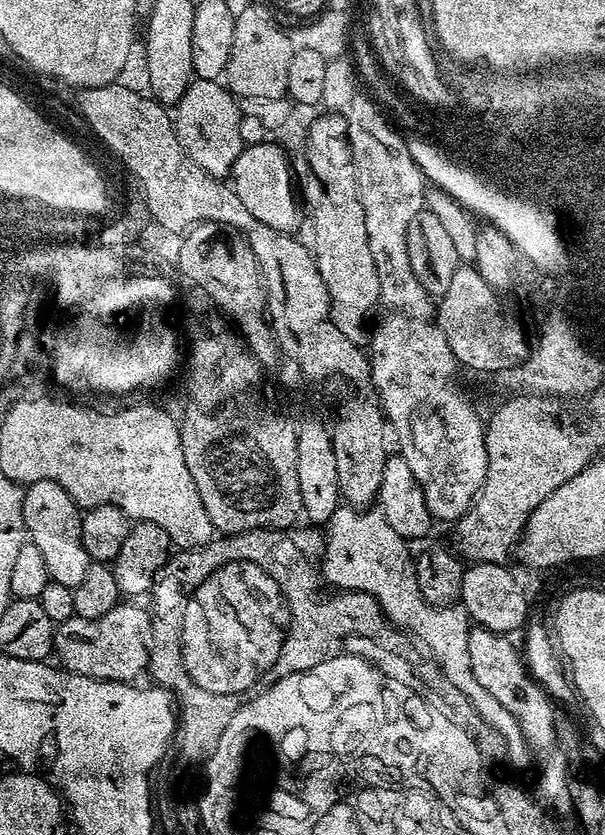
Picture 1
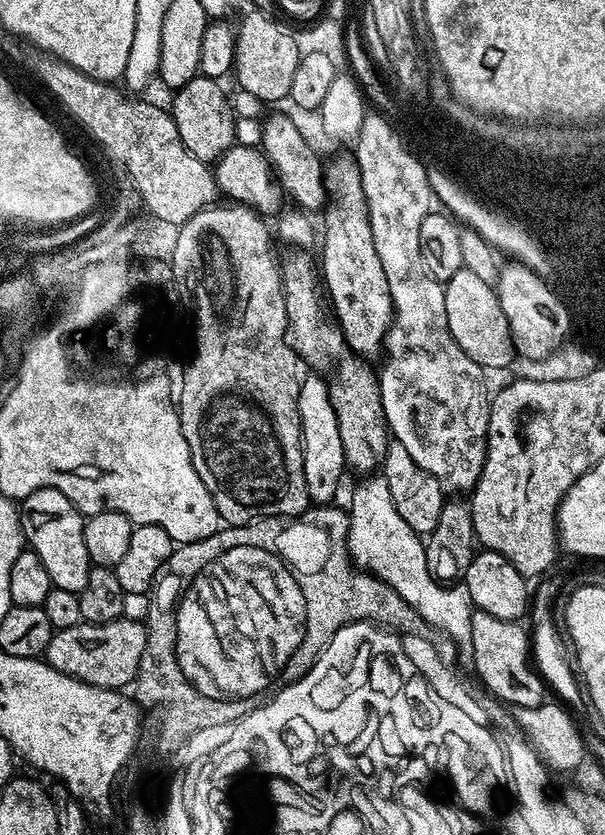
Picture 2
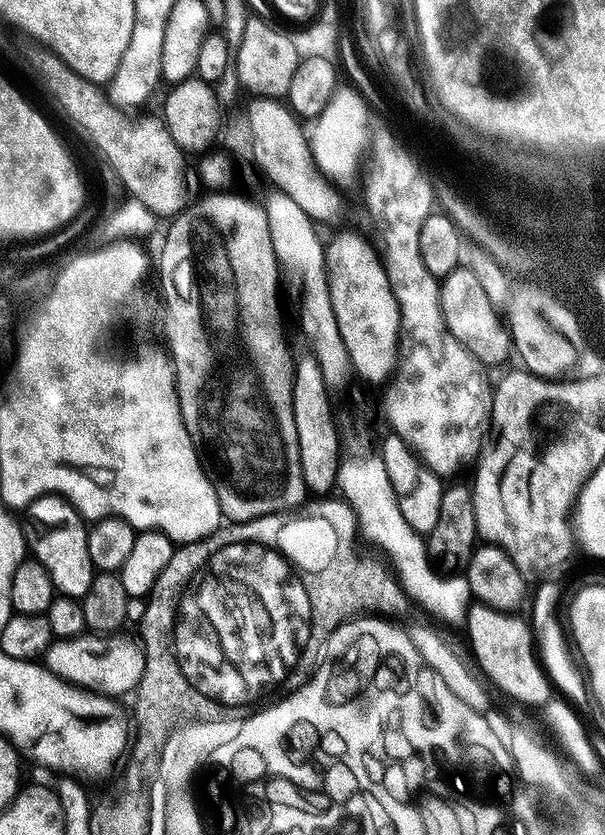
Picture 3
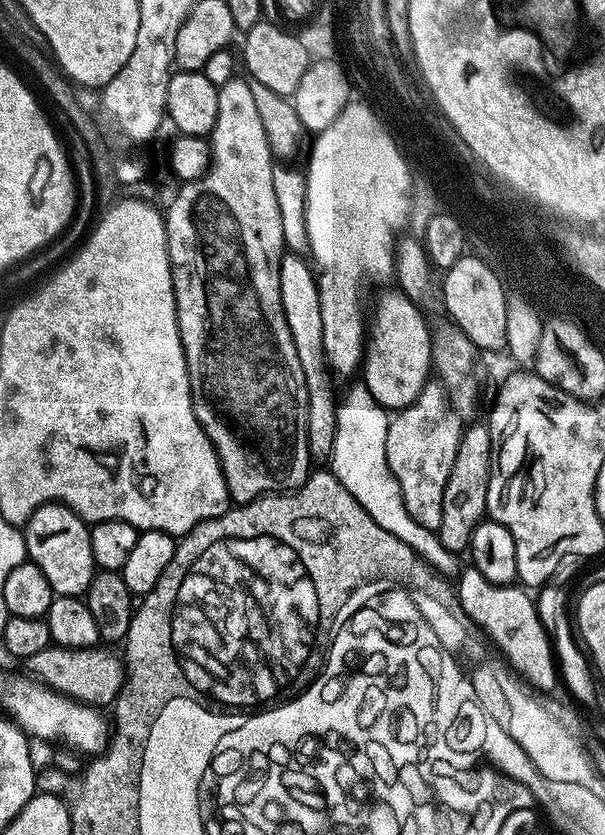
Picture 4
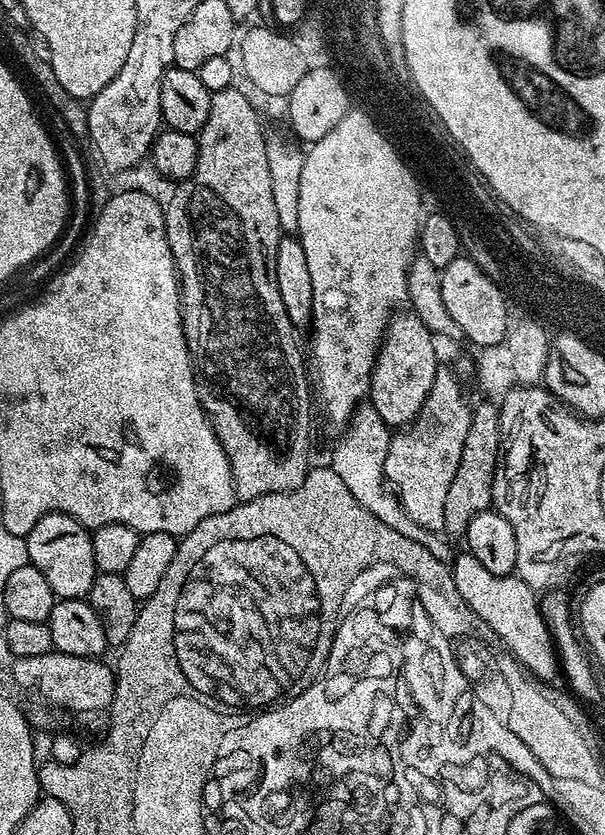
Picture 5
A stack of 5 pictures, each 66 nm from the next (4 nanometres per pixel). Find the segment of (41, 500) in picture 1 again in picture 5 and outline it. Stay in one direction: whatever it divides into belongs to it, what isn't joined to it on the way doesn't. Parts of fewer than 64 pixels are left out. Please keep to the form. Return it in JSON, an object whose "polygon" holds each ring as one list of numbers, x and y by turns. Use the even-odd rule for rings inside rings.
{"polygon":[[50,512,34,522,34,530,26,538,28,563,33,564,46,577,50,590,62,600,87,597,96,577,92,532,65,512]]}

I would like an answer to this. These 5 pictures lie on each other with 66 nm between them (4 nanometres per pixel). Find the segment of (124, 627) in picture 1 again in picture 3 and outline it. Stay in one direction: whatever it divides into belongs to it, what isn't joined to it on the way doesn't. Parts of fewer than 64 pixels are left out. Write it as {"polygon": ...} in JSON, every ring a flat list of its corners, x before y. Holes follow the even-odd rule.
{"polygon":[[85,634,69,640,53,639,42,657,44,667,50,669,75,688,97,692,99,696,121,698,135,693,144,673,144,649,125,634]]}

